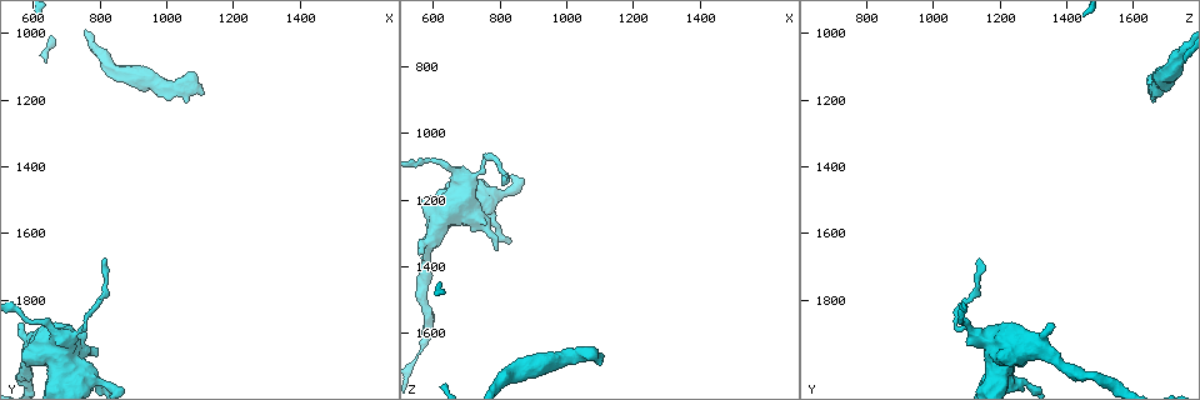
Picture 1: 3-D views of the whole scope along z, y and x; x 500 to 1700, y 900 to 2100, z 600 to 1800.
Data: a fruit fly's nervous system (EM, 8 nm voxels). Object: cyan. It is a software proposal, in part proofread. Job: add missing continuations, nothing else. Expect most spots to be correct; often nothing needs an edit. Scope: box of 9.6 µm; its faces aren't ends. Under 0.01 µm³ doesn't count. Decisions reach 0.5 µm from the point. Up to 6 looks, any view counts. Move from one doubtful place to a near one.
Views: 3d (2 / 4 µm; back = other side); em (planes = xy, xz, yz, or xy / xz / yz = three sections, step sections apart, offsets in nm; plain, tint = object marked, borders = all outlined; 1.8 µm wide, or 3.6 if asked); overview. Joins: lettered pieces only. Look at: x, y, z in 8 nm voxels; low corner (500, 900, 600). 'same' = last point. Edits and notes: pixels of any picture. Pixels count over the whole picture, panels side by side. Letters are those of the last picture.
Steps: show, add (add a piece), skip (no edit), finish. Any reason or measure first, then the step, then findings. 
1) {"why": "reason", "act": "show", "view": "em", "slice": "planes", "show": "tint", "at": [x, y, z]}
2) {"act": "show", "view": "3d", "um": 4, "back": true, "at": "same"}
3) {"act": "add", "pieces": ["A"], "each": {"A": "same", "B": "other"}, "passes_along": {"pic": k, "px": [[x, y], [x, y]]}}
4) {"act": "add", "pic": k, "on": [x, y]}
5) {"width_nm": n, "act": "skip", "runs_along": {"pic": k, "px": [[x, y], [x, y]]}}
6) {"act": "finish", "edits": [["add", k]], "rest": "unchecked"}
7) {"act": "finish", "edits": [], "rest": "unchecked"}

{"why": "an open end", "act": "show", "view": "em", "slice": "yz", "step": 8, "show": "borders", "at": [790, 1960, 1350]}

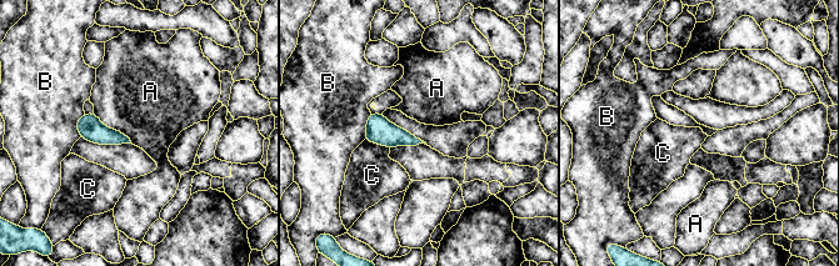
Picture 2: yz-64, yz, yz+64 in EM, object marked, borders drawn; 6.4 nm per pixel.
{"act": "skip", "each": {"A": "other", "B": "other", "C": "other"}, "border": {"pic": 2, "px": [[94, 113], [131, 141]]}, "found": "no lettered piece goes on from it"}

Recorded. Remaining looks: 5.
{"why": "thick end", "act": "show", "view": "em", "slice": "planes", "show": "borders", "at": [1110, 1190, 1670]}

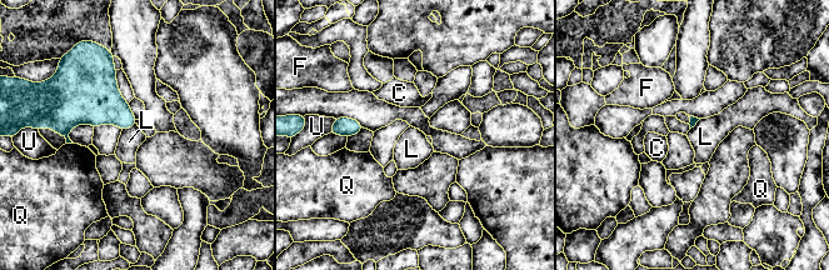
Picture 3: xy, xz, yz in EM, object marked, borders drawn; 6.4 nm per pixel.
{"act": "skip", "each": {"C": "other", "F": "other", "L": "other", "Q": "other", "U": "other"}, "found": "none of them fits"}

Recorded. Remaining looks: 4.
{"why": "an open end", "act": "show", "view": "3d", "um": 4, "at": [810, 1670, 1140]}

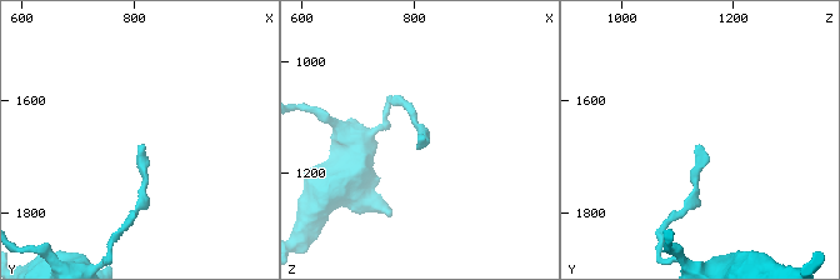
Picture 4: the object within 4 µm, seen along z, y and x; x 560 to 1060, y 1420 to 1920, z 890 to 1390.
{"why": "shape alone is not enough", "act": "show", "view": "em", "slice": "planes", "show": "borders", "at": [815, 1675, 1135]}

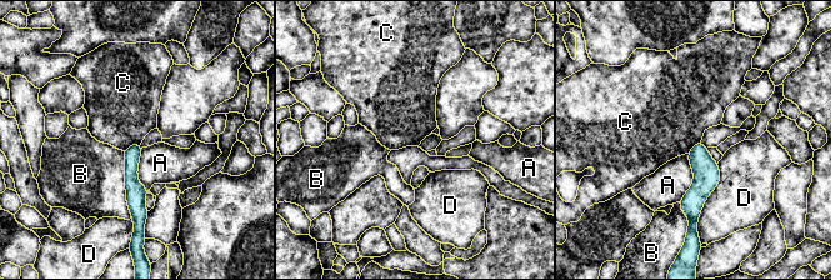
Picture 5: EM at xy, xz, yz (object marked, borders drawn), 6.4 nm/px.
{"width_nm": 100, "act": "skip", "each": {"A": "other", "B": "other", "C": "other", "D": "other"}, "found": "none of them fits"}

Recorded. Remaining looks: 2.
{"act": "finish", "edits": [], "rest": "unchecked"}

